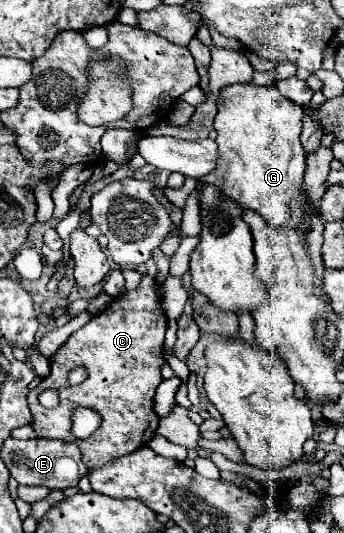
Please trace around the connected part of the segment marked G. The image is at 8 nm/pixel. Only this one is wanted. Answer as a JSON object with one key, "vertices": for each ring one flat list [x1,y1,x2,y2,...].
{"vertices":[[236,83,222,89,224,103,218,107,214,129,218,131,216,143,220,151,220,163,212,175,206,175,200,183,212,183,224,191,230,199,236,199,244,209,256,211,266,217,274,227,282,227,290,221,290,201,302,193,306,155,300,145,302,131,302,107,288,103,282,95,276,95,276,87,256,87,250,83]]}

